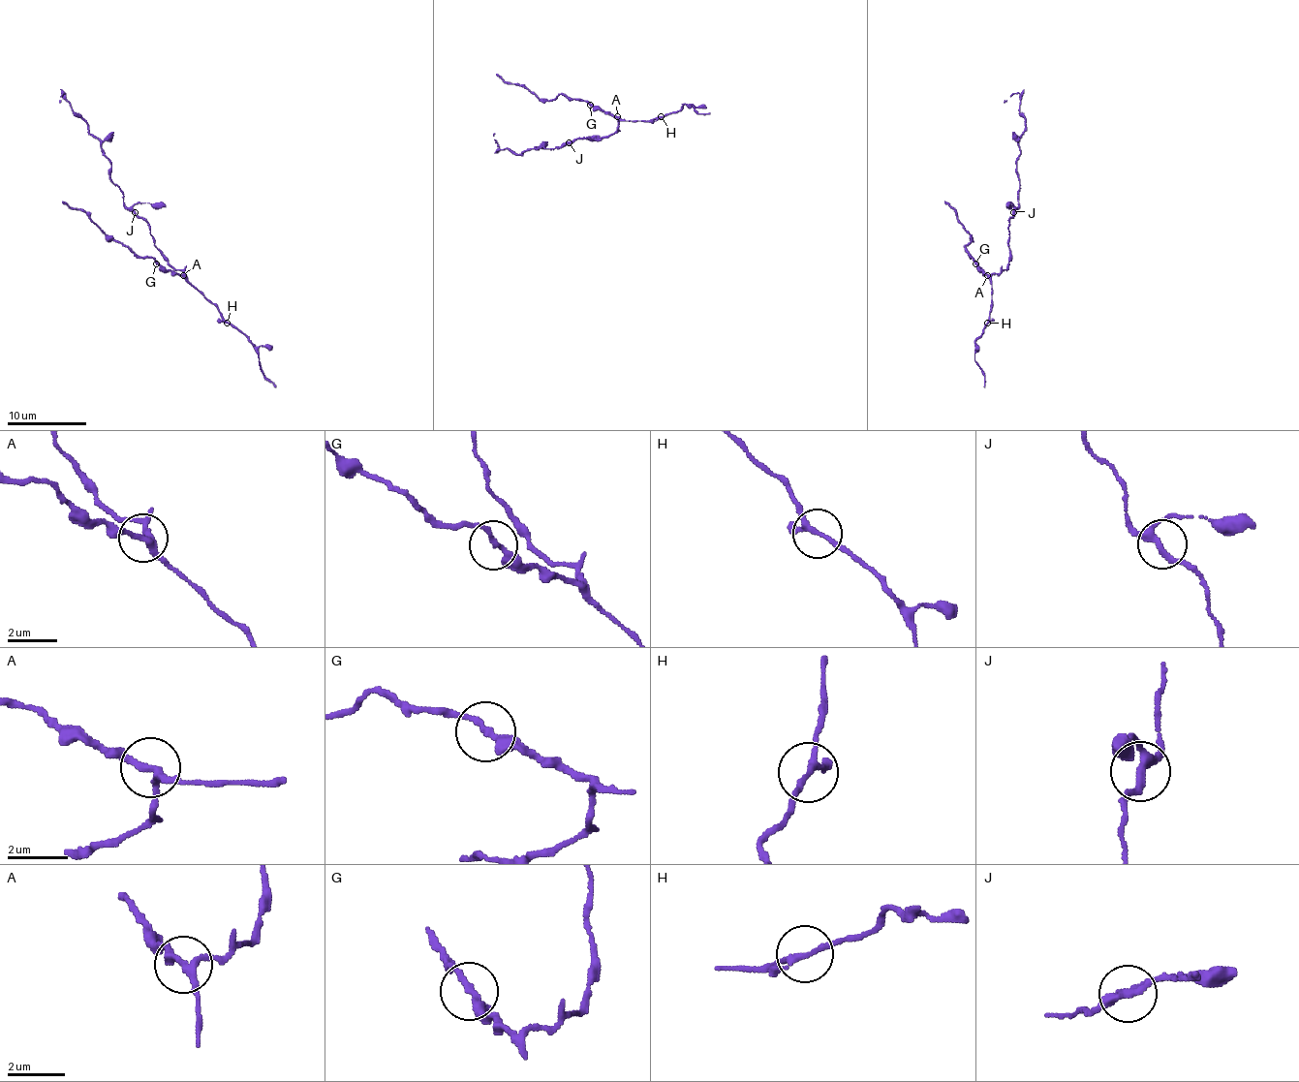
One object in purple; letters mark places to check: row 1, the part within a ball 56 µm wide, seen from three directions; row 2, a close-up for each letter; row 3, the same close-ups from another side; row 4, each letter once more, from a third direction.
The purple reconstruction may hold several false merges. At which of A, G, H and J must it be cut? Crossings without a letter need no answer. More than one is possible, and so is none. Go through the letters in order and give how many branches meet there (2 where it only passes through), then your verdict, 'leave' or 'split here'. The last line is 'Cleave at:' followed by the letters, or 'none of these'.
A: branches 3; leave
G: branches 2; leave
H: branches 3; leave
J: branches 3; leave
Cleave at: none of these

